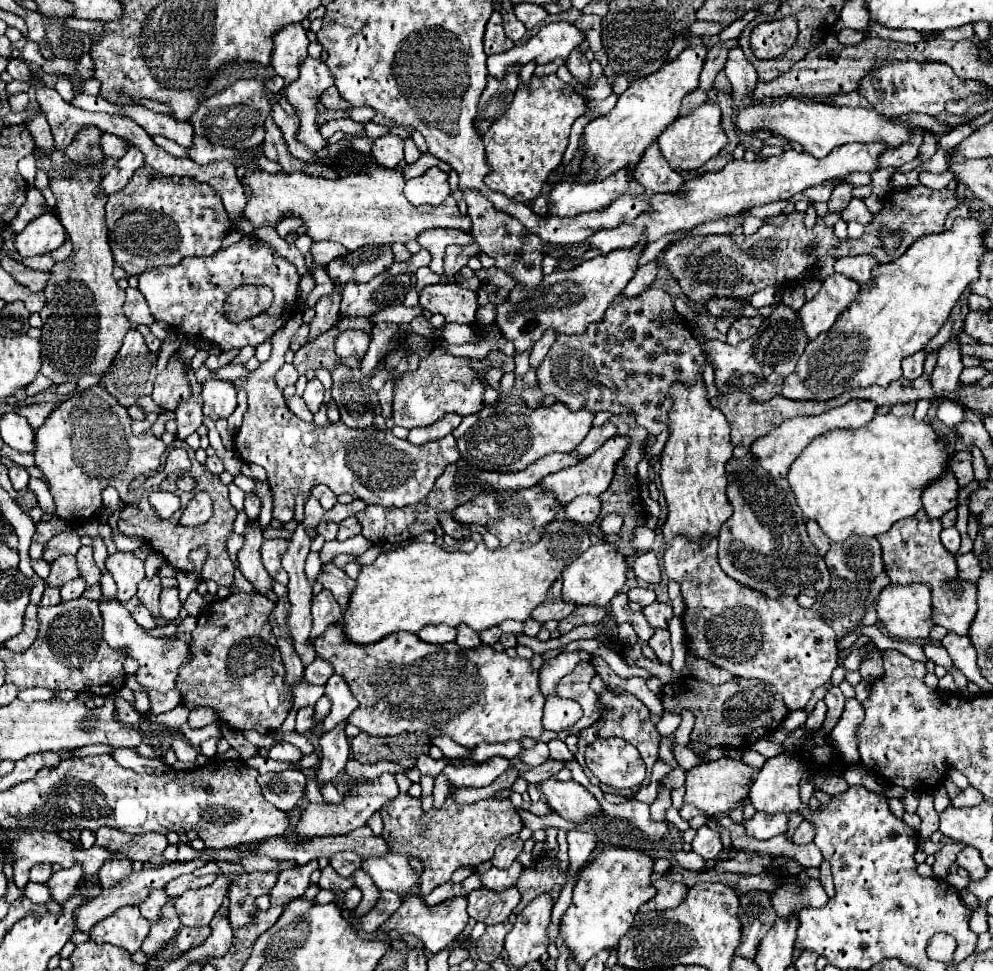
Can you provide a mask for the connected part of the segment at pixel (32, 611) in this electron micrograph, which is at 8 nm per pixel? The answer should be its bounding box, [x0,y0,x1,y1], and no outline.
[4,604,38,652]

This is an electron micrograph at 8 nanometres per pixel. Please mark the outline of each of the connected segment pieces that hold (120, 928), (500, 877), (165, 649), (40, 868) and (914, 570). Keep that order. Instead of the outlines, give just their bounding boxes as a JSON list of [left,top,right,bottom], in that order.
[[88,906,150,952],[482,860,522,892],[100,596,190,692],[30,864,52,884],[876,510,976,636]]

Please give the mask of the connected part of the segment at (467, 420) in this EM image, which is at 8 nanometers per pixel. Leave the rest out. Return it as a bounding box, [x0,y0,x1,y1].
[452,414,478,439]

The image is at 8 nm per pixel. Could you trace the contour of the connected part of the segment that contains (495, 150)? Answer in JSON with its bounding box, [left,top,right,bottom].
[484,74,586,200]

